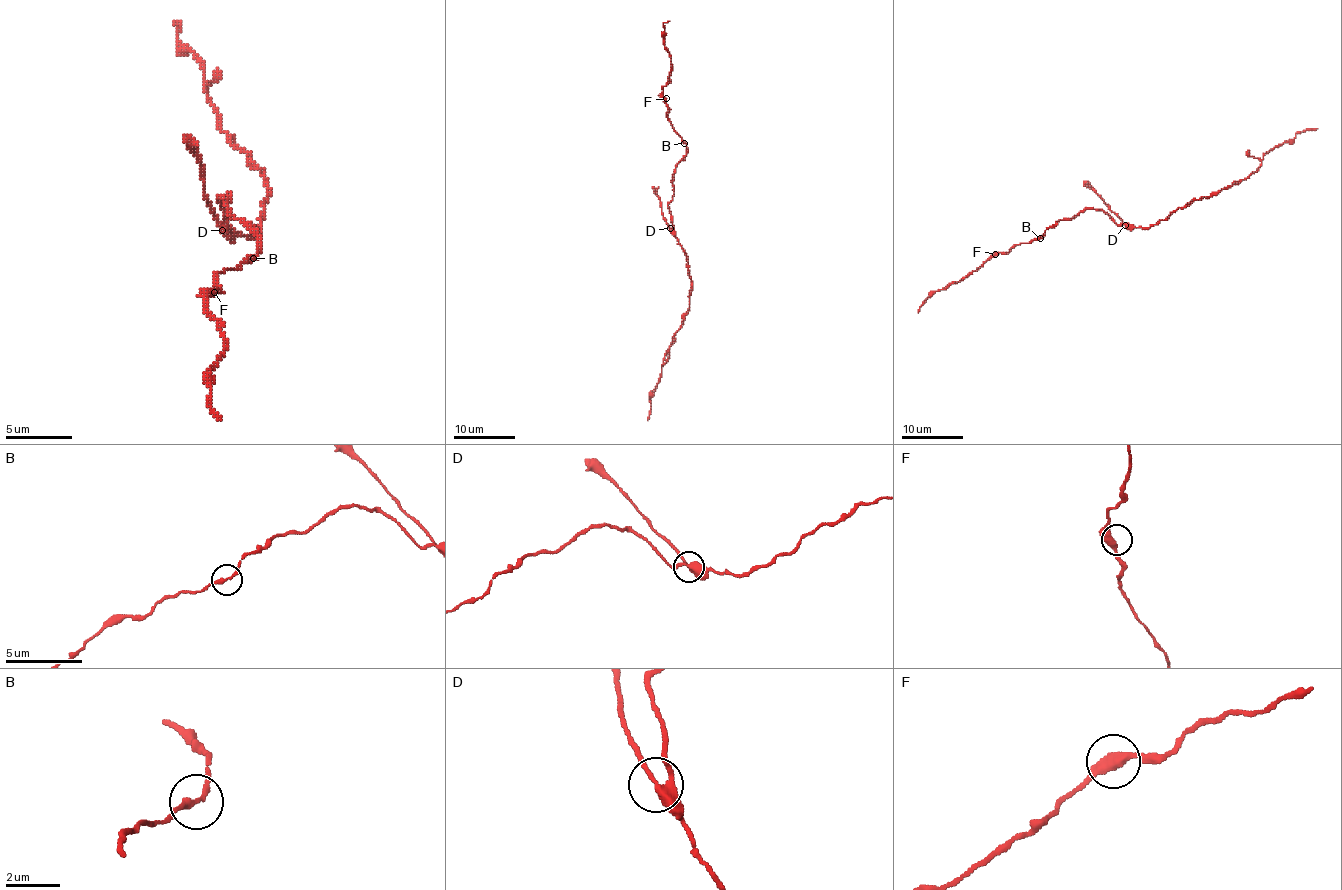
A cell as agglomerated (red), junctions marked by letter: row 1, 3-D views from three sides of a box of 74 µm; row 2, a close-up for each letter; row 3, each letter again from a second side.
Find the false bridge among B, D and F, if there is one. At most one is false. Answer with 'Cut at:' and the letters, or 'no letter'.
Cut at: D

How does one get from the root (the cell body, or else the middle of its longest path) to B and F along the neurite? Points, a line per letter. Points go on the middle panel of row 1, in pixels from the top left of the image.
B: (671, 217), (668, 203), (674, 194), (672, 176), (675, 165), (686, 154), (685, 143)
F: (671, 217), (668, 203), (674, 194), (672, 176), (675, 165), (686, 154), (686, 145), (668, 117), (666, 98)

